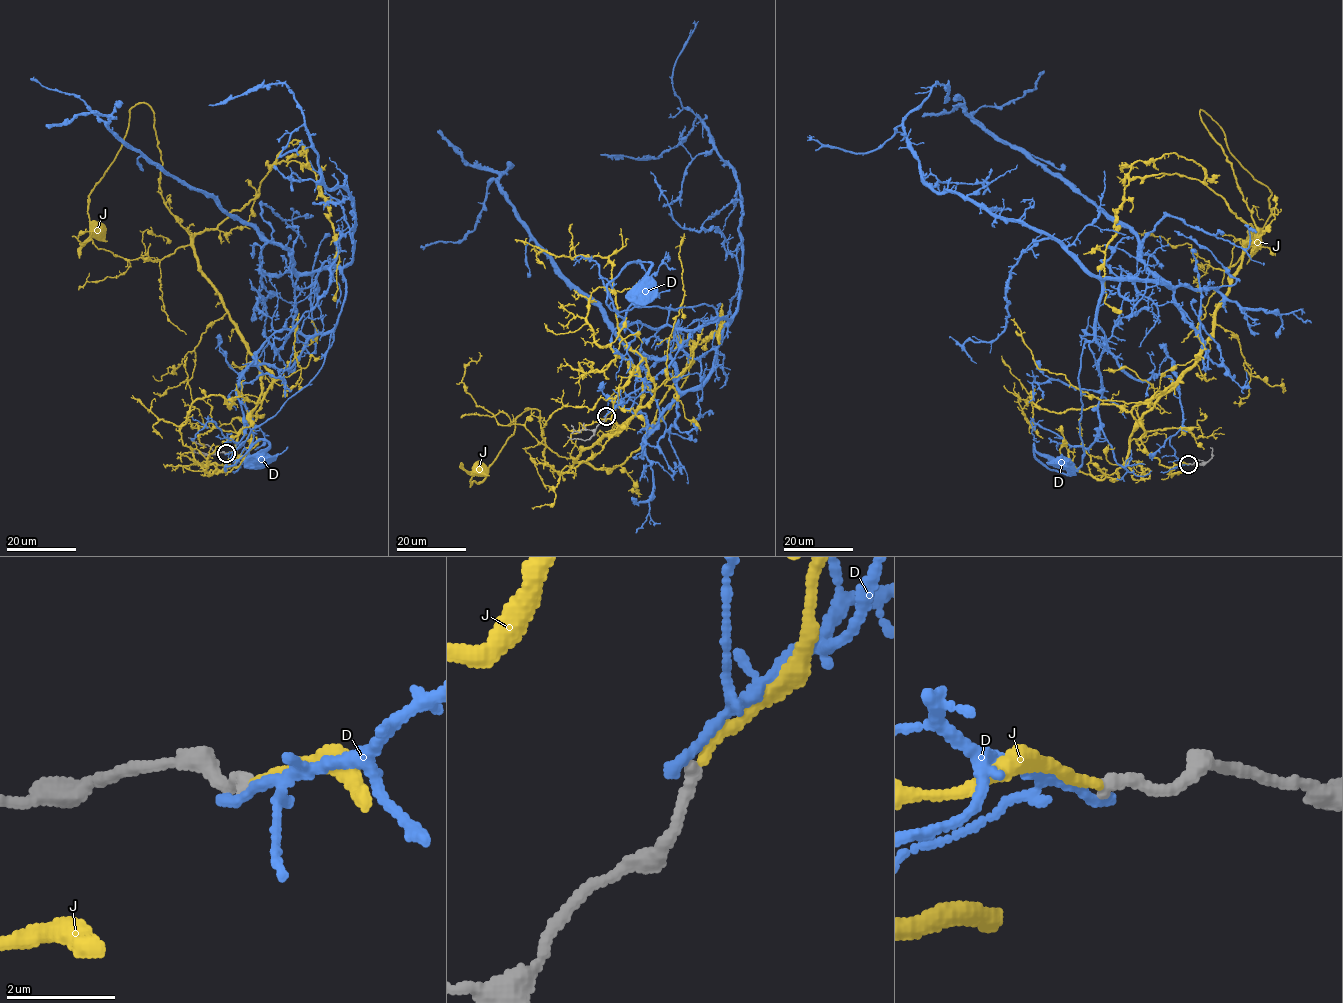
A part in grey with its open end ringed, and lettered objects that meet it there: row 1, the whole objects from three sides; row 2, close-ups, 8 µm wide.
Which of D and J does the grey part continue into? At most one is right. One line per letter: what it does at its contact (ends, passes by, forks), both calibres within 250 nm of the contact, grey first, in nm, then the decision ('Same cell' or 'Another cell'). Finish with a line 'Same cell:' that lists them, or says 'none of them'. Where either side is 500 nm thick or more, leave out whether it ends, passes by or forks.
D: It ends there. Thickness 240 nm (grey) against 200 nm. Another cell
J: It ends there. Thickness 240 nm (grey) against 200 nm. Same cell
Same cell: J

